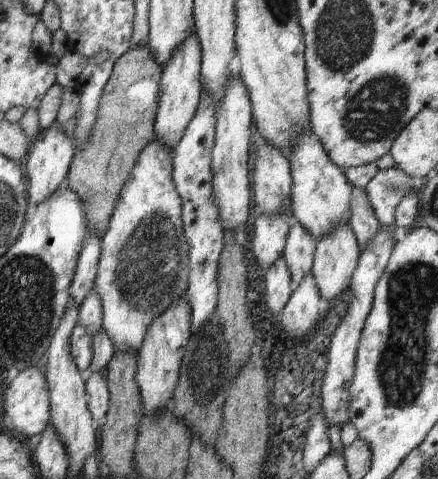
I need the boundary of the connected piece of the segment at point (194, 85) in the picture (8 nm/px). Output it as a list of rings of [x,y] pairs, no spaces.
[[[193,32],[172,53],[172,58],[163,68],[158,84],[160,94],[155,114],[154,132],[155,140],[160,141],[170,150],[174,150],[177,142],[182,138],[185,128],[192,120],[199,105],[200,95],[203,91],[203,86],[200,82],[201,58],[200,43],[195,36],[195,32]]]

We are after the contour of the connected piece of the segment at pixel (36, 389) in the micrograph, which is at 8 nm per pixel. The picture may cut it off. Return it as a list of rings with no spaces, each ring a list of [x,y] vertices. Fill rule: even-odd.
[[[39,366],[20,371],[7,386],[3,396],[4,422],[7,431],[24,440],[28,440],[34,434],[43,433],[51,422],[49,396],[48,383]]]

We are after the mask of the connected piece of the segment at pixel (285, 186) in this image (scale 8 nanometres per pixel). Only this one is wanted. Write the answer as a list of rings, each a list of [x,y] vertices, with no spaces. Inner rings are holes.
[[[266,142],[259,144],[254,162],[252,190],[260,215],[273,215],[291,206],[291,166],[281,150]]]

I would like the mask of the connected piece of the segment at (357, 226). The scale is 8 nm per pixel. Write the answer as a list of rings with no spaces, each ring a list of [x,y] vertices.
[[[352,187],[350,204],[349,225],[355,234],[359,250],[362,252],[373,241],[381,226],[364,189]]]

